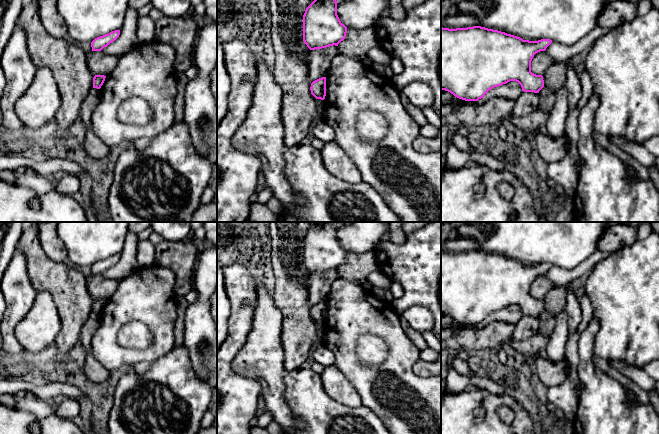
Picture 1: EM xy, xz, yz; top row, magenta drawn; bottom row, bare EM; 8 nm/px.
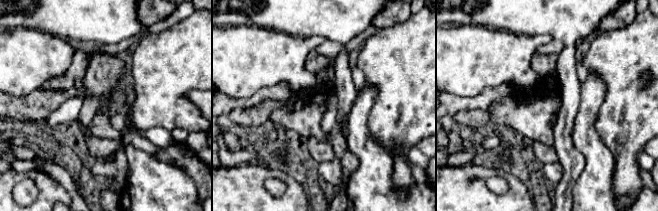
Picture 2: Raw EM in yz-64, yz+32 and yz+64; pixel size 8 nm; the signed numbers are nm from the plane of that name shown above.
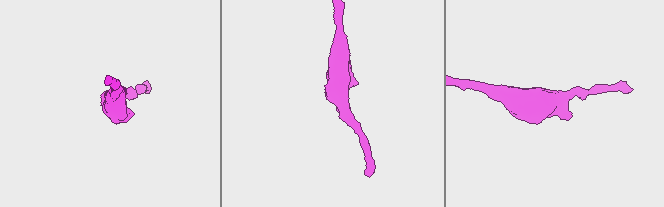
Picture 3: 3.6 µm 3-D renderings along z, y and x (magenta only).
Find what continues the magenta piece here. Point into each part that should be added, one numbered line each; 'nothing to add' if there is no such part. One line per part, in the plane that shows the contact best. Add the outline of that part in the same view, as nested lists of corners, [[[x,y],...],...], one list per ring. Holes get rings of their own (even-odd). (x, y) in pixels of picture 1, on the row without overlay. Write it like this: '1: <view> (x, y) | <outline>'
nothing to add

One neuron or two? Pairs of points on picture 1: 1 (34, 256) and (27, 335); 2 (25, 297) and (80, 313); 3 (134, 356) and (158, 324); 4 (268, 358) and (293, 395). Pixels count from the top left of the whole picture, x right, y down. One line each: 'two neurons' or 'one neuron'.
1: two neurons
2: two neurons
3: one neuron
4: two neurons

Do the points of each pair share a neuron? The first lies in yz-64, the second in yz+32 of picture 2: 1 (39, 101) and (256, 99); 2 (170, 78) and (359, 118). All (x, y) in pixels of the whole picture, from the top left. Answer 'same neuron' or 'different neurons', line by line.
1: different neurons
2: different neurons

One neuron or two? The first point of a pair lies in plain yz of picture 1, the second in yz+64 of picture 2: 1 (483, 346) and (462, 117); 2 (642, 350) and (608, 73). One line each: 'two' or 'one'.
1: one
2: one

